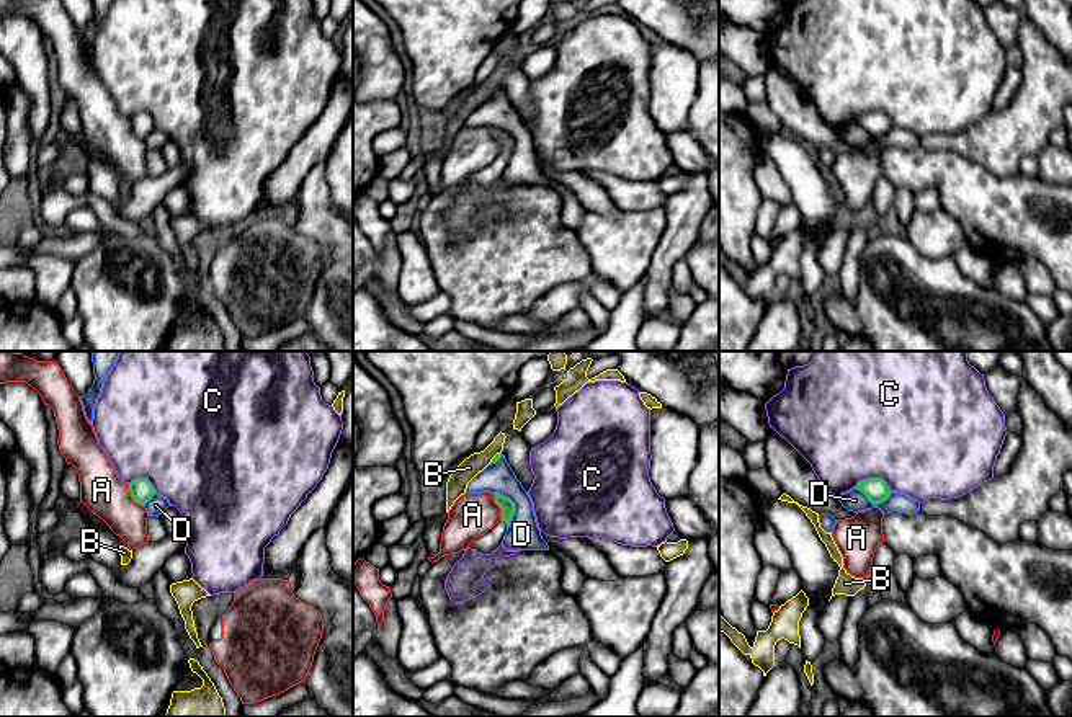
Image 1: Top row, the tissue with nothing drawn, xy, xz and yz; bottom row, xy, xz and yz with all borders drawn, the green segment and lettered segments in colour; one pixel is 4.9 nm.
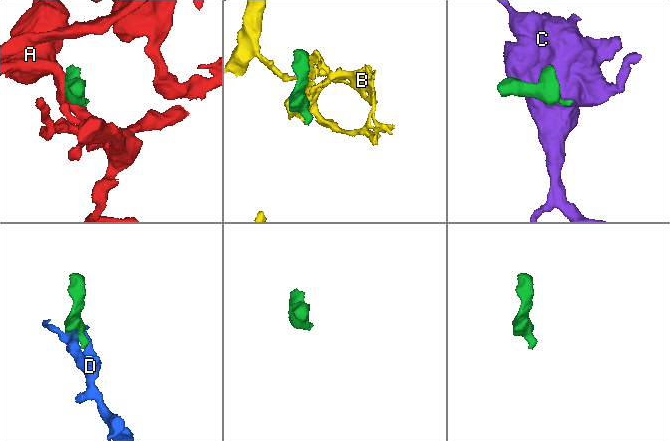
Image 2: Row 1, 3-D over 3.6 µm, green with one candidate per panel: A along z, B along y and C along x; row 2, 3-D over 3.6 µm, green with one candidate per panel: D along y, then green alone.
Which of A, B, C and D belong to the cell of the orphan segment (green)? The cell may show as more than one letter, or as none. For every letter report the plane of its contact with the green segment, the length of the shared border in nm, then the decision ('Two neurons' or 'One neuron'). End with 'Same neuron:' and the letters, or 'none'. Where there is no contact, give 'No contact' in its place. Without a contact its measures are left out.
A: Touches green in xz. Shared border 140 nm. Two neurons
B: Touches green in xz. Shared border 90 nm. Two neurons
C: Touches green in yz. Shared border 190 nm. Two neurons
D: Touches green in xz. Shared border 200 nm. One neuron
Same neuron: D

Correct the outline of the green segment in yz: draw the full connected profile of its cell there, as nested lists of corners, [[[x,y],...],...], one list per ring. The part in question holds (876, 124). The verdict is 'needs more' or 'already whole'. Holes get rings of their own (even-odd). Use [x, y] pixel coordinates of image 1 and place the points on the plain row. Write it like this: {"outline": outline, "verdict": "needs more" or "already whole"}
{"outline": [[[868,113],[837,131],[843,142],[858,147],[878,140],[884,149],[897,145],[913,149],[920,145],[920,137],[904,127],[891,126],[882,113]]], "verdict": "needs more"}

